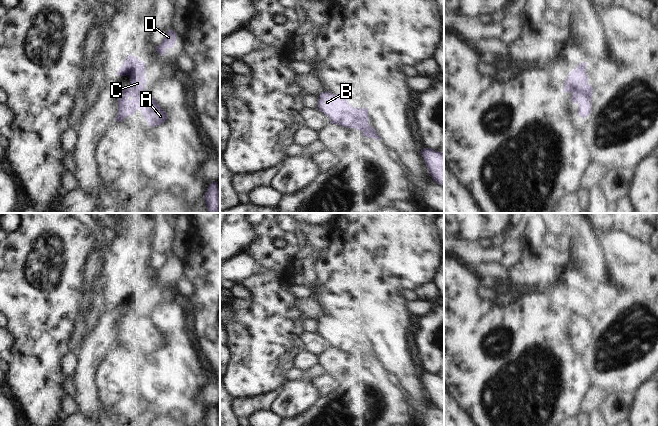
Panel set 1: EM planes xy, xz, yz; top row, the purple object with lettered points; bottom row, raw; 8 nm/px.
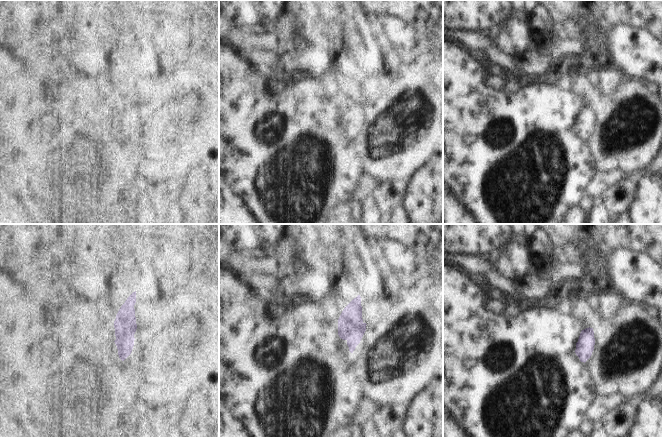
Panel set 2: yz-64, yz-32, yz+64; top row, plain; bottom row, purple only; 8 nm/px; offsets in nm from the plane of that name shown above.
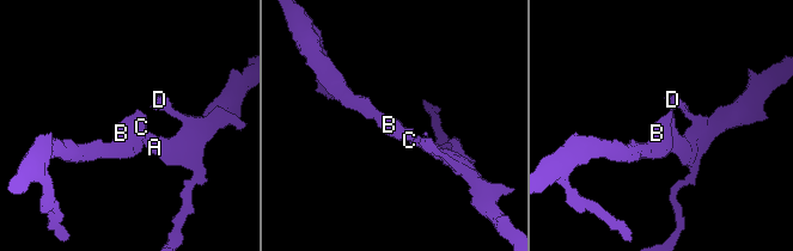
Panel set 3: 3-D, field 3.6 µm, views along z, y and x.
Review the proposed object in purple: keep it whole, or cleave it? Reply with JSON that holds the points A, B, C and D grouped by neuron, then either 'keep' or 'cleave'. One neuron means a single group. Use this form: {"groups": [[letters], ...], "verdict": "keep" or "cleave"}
{"groups": [["A", "B", "C", "D"]], "verdict": "keep"}

